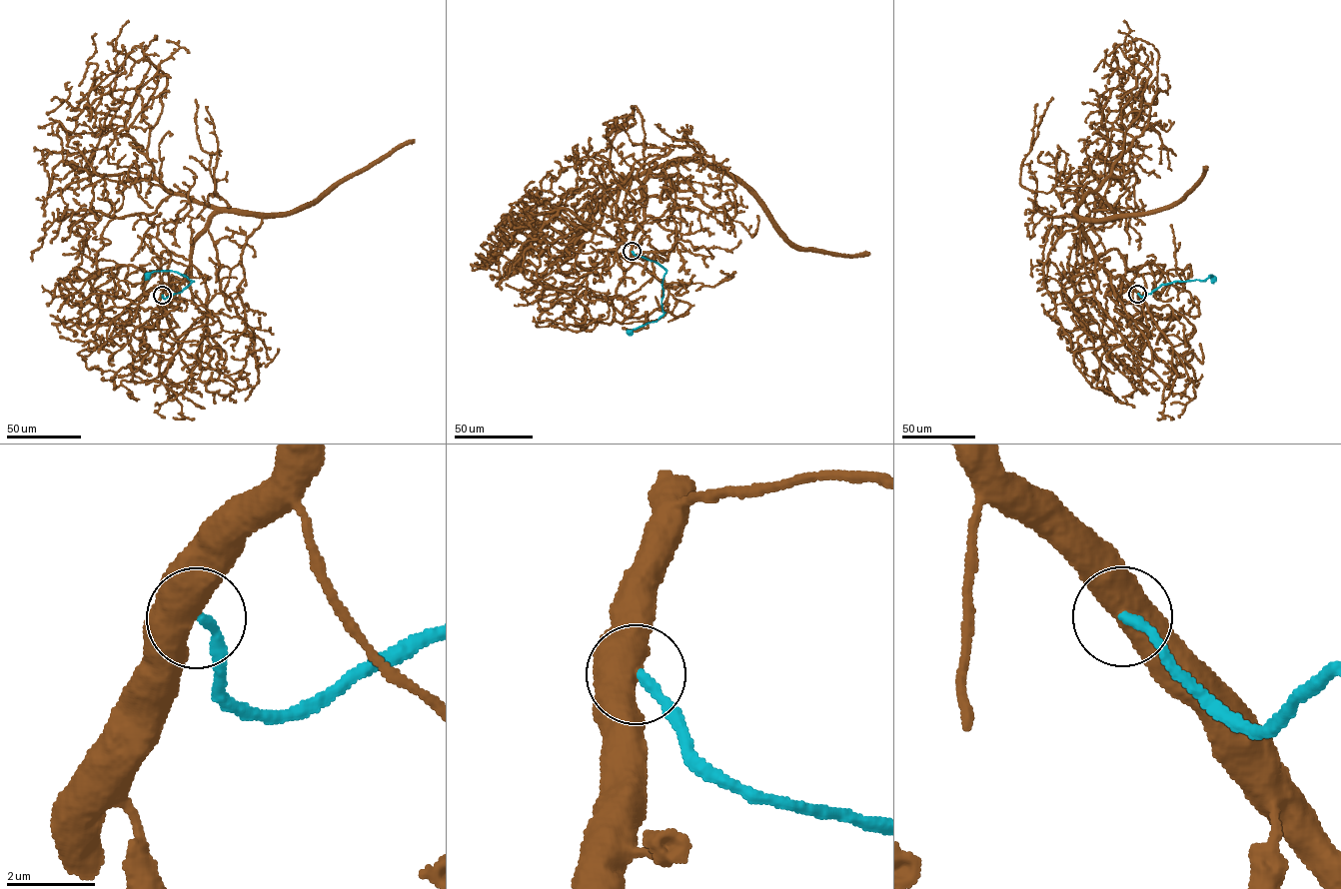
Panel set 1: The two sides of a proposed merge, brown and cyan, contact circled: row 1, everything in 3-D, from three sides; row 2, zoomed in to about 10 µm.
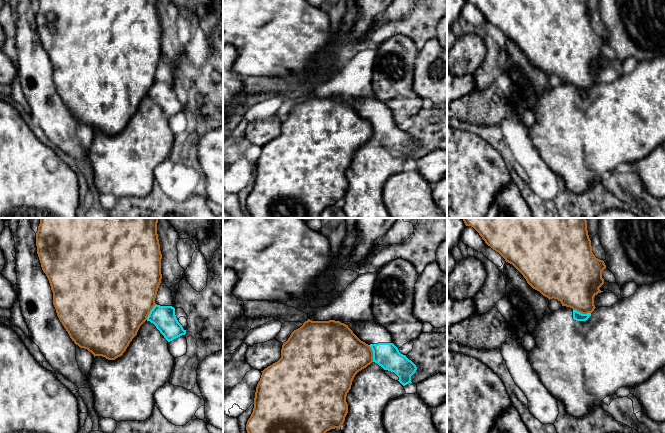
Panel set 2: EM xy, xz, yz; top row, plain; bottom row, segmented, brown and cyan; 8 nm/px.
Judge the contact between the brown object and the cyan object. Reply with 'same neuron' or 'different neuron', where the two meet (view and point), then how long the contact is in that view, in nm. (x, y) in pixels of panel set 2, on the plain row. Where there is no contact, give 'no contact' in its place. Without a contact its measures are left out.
different neuron; contact yz (582, 89); length 150 nm

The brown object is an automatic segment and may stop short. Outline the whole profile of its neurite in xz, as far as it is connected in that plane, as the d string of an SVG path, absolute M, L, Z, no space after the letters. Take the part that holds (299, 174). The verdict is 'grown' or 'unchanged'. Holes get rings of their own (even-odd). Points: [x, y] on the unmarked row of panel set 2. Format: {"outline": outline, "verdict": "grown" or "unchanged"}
{"outline": "M308 95L283 119L281 134L262 148L257 160L254 184L246 200L253 218L320 218L329 206L340 204L348 189L346 172L355 151L373 138L373 127L348 101L340 97Z", "verdict": "unchanged"}

